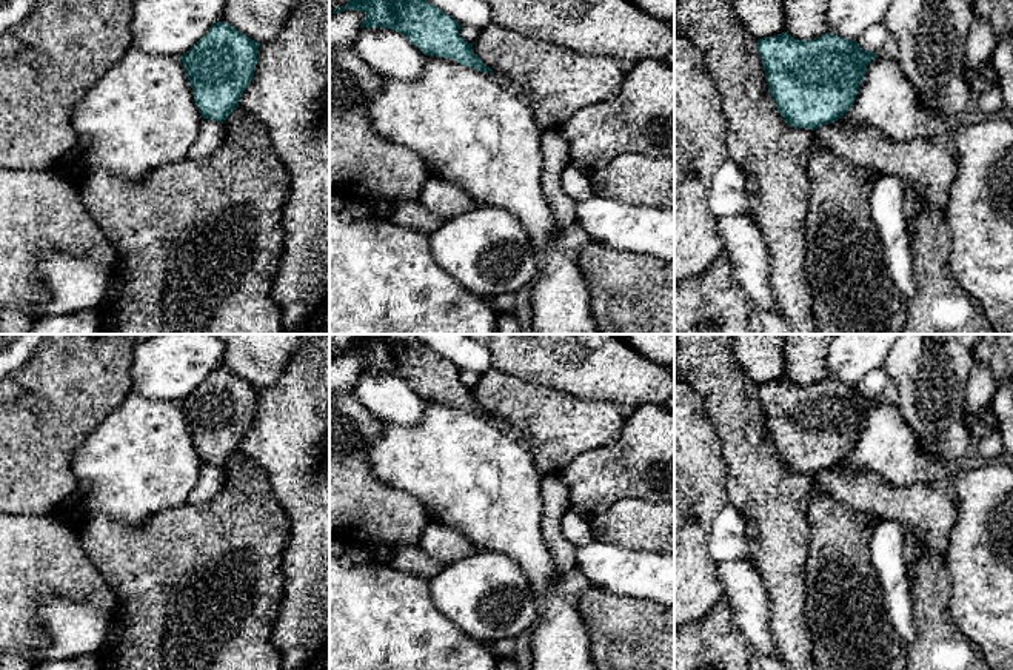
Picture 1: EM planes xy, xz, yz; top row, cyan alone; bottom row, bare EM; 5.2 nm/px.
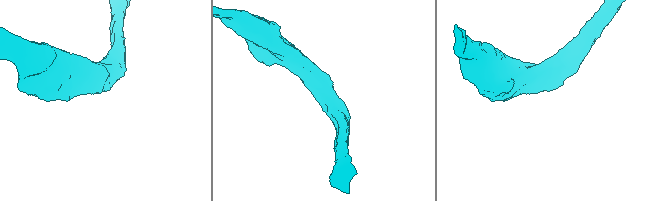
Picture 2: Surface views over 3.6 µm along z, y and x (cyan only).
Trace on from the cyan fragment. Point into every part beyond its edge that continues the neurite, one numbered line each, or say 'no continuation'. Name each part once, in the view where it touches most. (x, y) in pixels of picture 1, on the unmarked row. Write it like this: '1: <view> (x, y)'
no continuation

